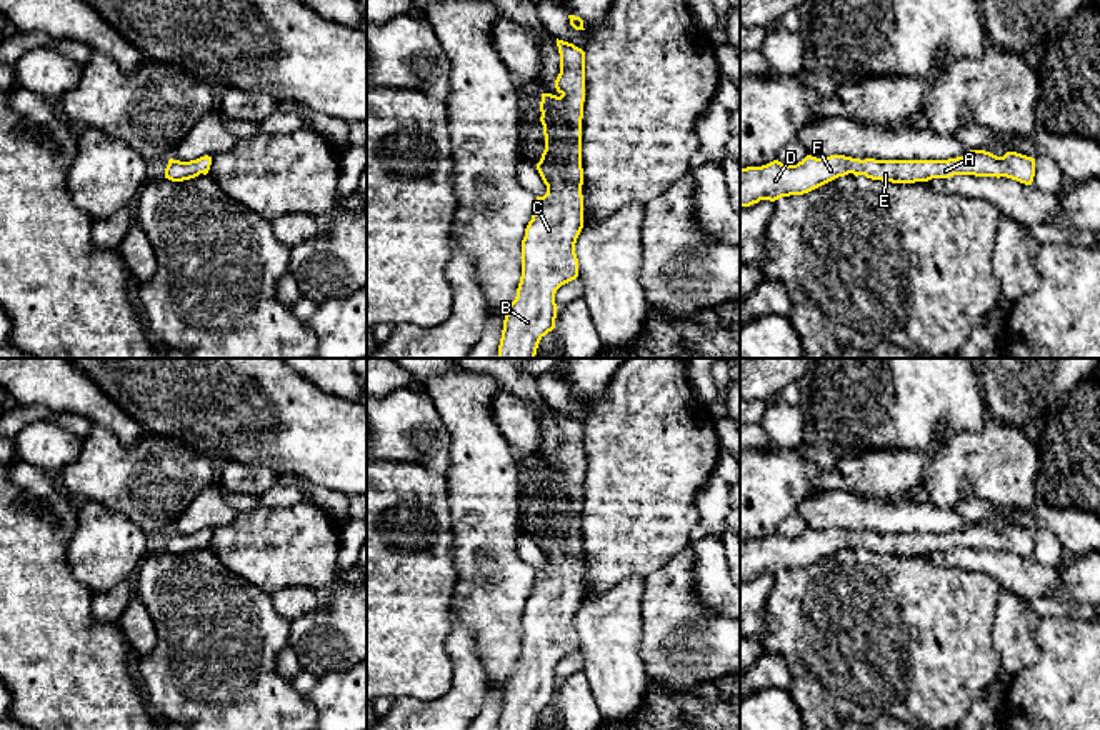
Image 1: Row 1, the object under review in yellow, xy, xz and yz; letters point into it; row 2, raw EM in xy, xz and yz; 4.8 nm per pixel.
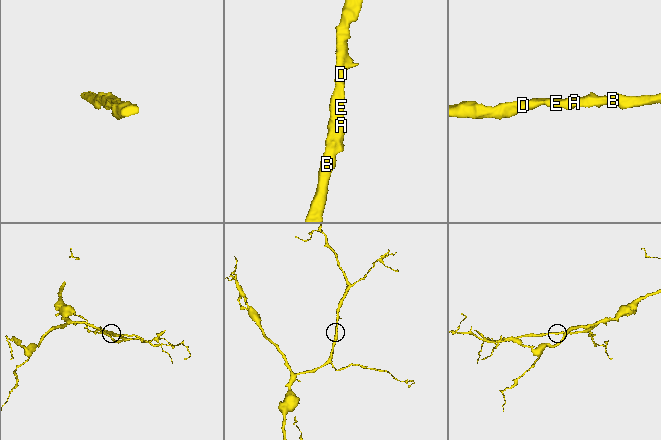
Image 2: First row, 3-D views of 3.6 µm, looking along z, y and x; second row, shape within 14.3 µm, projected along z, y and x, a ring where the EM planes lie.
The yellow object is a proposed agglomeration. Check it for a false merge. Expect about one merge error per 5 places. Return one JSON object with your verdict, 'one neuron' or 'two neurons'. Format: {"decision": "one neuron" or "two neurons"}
{"decision": "one neuron"}

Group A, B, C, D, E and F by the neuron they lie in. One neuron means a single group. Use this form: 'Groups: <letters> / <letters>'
Groups: A B C D E F

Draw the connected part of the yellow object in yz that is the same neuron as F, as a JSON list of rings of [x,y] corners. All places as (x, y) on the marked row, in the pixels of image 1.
[[[970,150],[963,157],[948,160],[860,160],[845,155],[823,158],[807,155],[795,165],[773,160],[762,167],[740,168],[740,207],[750,207],[760,200],[775,202],[782,197],[803,195],[848,173],[892,183],[975,175],[1007,177],[1032,185],[1035,158],[1017,152],[997,157],[985,150]]]

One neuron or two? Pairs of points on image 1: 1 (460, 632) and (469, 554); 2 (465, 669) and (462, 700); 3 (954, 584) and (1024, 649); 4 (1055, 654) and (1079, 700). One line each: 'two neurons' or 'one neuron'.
1: two neurons
2: one neuron
3: two neurons
4: one neuron

